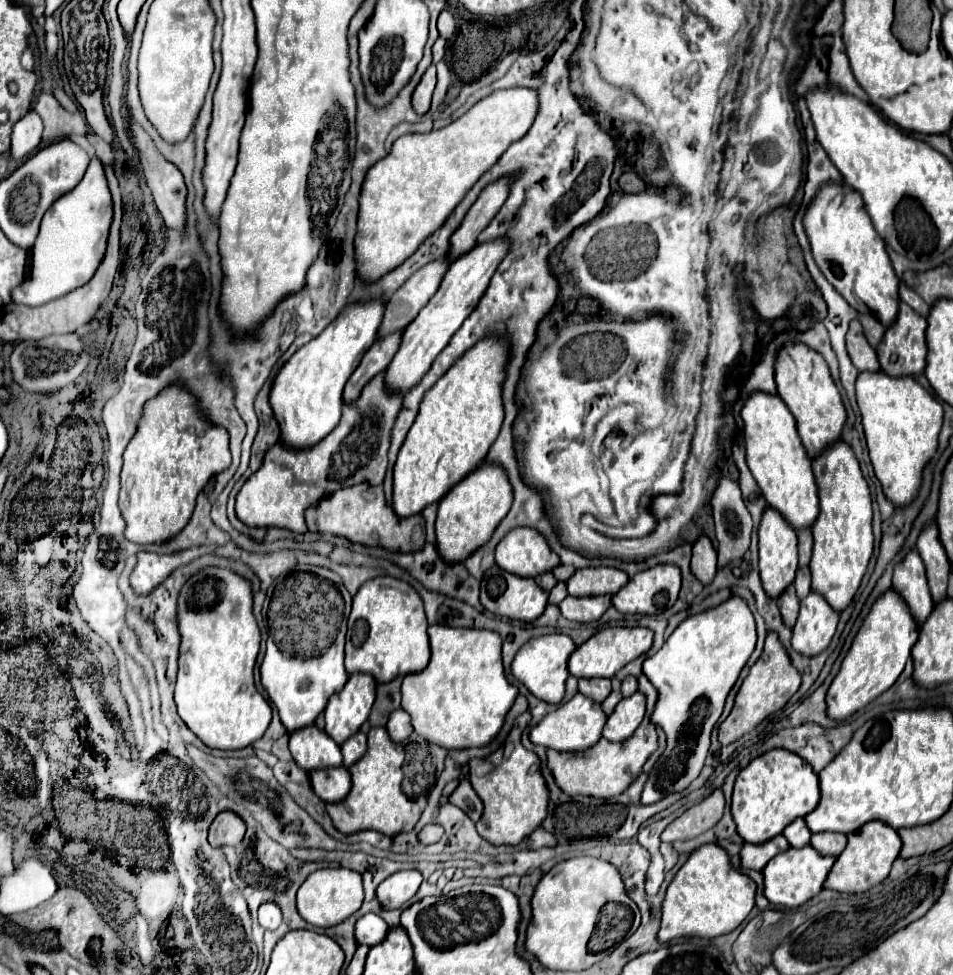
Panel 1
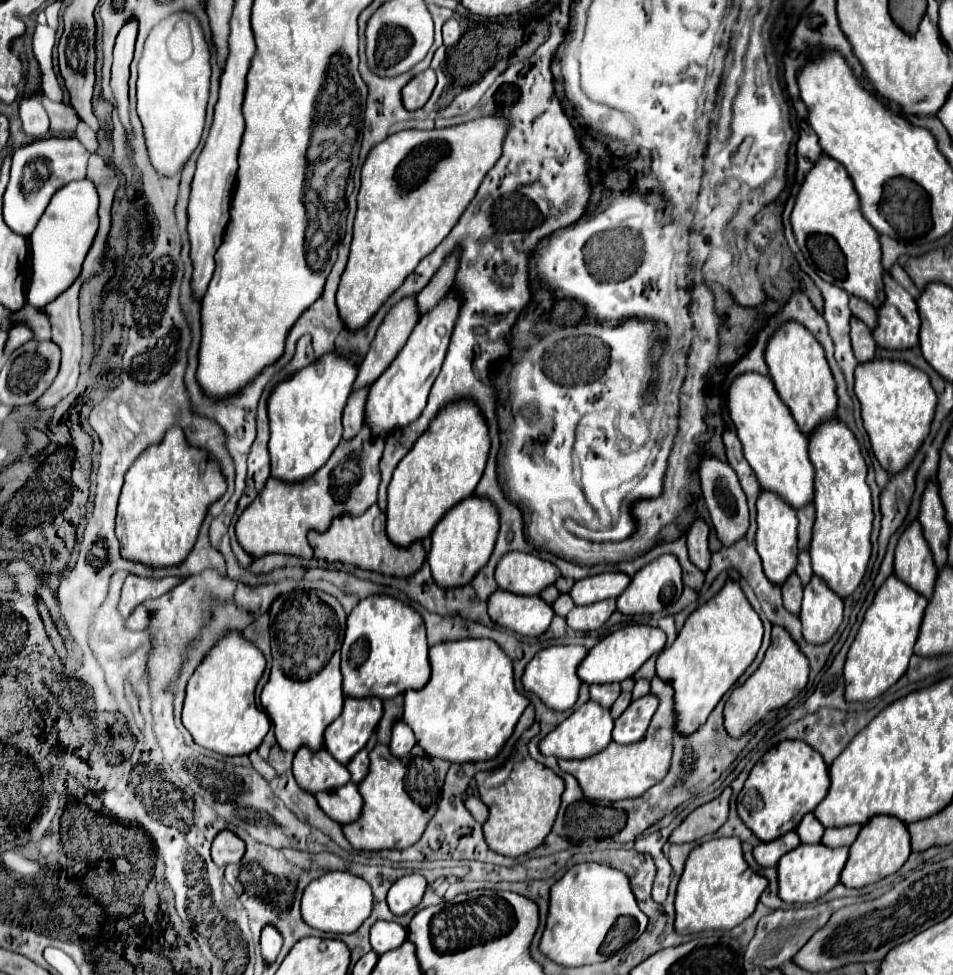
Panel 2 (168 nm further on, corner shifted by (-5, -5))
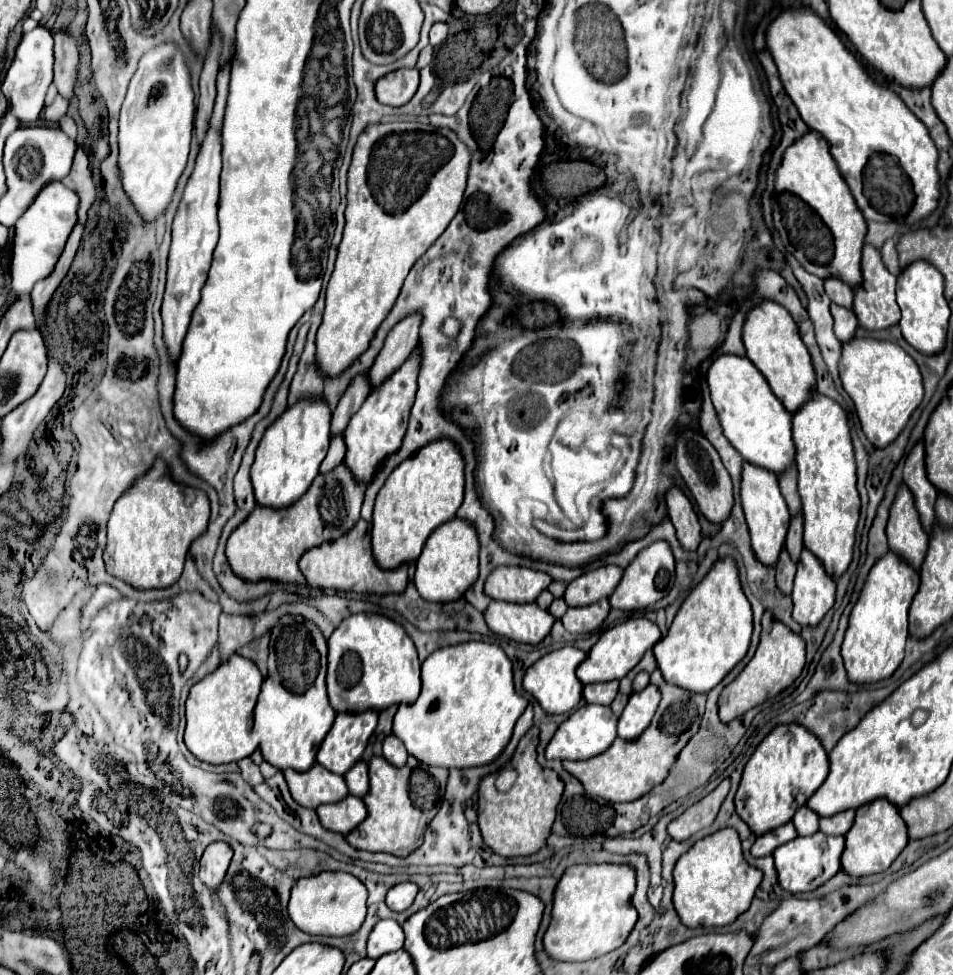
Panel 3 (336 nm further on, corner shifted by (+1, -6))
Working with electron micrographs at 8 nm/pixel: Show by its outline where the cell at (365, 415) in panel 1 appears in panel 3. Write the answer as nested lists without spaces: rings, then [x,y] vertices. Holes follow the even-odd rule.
[[[341,463],[331,473],[317,475],[309,491],[291,507],[267,509],[257,505],[253,515],[249,515],[227,541],[227,561],[233,573],[245,581],[271,579],[277,583],[303,585],[305,577],[301,575],[297,561],[305,551],[345,535],[359,521],[363,495],[365,485],[355,483],[349,469]]]

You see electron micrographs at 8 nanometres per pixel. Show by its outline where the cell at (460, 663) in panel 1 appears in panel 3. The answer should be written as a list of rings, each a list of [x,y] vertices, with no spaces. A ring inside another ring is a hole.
[[[469,641],[433,651],[421,665],[421,695],[413,705],[401,705],[393,719],[393,735],[403,741],[407,753],[425,765],[467,769],[495,761],[511,741],[513,727],[527,707],[527,699],[515,693],[511,661],[495,643]]]

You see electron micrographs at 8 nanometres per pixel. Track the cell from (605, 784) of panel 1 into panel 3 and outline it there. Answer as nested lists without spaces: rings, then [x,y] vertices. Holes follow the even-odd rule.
[[[659,669],[651,673],[651,683],[657,683],[663,699],[659,703],[657,715],[653,717],[651,725],[637,739],[625,741],[617,737],[609,747],[609,751],[589,761],[581,761],[581,763],[563,761],[563,767],[583,783],[585,795],[603,797],[607,801],[635,801],[647,795],[653,787],[665,781],[671,765],[677,759],[677,753],[689,743],[693,733],[697,733],[705,711],[707,695],[691,693],[677,685],[669,685]],[[677,727],[679,727],[679,735],[677,735]]]

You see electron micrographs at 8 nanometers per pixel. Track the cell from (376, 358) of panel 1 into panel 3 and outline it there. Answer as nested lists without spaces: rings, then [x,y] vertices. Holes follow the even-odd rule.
[[[337,435],[333,441],[331,441],[331,447],[329,447],[329,453],[327,457],[323,459],[319,471],[321,473],[329,473],[333,467],[337,467],[345,457],[345,443],[343,443],[343,435]]]

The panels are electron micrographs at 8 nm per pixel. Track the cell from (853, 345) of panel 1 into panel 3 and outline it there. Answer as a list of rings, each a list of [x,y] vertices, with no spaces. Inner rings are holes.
[[[831,305],[831,315],[835,319],[835,335],[841,341],[849,341],[855,335],[857,329],[857,317],[851,309],[845,309],[841,305]]]

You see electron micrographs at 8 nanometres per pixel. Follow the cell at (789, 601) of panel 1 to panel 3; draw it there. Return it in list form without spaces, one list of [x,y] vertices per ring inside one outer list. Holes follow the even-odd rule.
[[[787,549],[781,551],[779,555],[779,561],[775,563],[775,569],[777,569],[777,587],[789,595],[791,589],[793,589],[793,575],[795,575],[795,563],[793,559],[789,557]]]

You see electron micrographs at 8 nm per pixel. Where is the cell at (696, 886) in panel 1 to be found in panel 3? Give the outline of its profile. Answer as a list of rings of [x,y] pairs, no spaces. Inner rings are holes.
[[[733,827],[719,829],[699,839],[675,865],[673,903],[687,927],[723,927],[747,911],[763,873],[751,867],[741,851],[741,839]]]

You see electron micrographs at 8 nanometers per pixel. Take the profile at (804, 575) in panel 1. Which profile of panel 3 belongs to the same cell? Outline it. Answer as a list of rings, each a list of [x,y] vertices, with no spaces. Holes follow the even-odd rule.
[[[797,513],[797,517],[791,517],[789,531],[787,531],[787,537],[785,537],[785,547],[787,547],[789,555],[793,555],[793,561],[797,561],[799,553],[803,549],[803,519],[801,519],[801,513]]]

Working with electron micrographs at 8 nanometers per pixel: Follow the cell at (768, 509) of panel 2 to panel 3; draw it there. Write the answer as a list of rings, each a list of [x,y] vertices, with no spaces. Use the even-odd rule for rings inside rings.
[[[743,461],[741,469],[741,505],[745,511],[745,519],[751,533],[753,551],[757,551],[757,557],[763,559],[763,563],[775,563],[777,555],[781,553],[781,547],[785,545],[787,527],[791,521],[791,513],[785,505],[785,499],[779,491],[779,481],[773,471],[753,467],[753,463]]]

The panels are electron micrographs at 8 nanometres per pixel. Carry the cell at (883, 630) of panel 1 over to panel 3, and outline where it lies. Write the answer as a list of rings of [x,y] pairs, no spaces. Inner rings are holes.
[[[887,551],[869,571],[861,595],[849,615],[849,627],[843,641],[843,661],[849,679],[869,683],[889,677],[903,661],[907,641],[907,611],[919,587],[919,573],[897,553]]]

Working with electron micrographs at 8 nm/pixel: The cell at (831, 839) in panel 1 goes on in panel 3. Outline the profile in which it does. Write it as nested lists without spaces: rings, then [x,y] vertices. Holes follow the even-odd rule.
[[[849,809],[849,811],[841,811],[839,815],[831,815],[831,817],[823,817],[819,821],[819,829],[825,833],[825,835],[845,835],[851,825],[853,825],[853,817],[855,817],[855,811]]]

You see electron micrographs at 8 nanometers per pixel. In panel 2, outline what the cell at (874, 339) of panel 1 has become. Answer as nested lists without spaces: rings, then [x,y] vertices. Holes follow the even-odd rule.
[[[851,298],[849,300],[849,308],[851,308],[853,316],[863,320],[871,330],[877,328],[877,310],[871,304],[867,304],[867,302],[859,300],[859,298]]]

